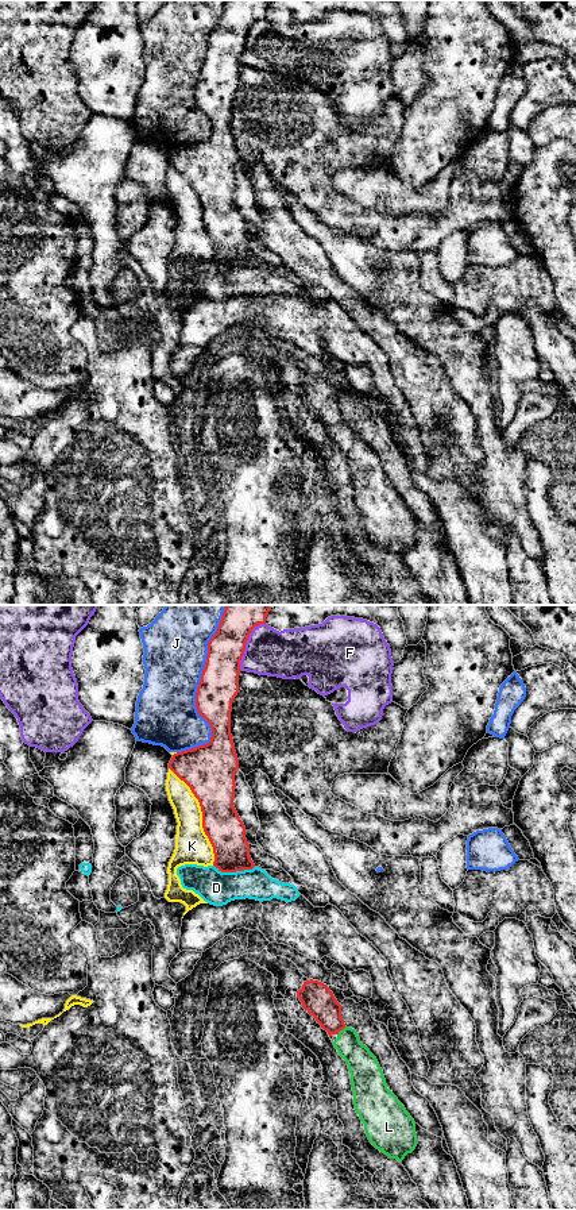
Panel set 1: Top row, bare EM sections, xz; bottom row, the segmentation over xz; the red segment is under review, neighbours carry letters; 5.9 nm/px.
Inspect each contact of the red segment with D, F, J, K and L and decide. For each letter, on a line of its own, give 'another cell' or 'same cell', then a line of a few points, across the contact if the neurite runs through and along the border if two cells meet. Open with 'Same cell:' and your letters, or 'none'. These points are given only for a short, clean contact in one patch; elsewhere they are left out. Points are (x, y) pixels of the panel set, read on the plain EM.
Same cell: L
D: another cell
F: another cell | xz (265, 18), (261, 18), (250, 29), (240, 56), (240, 65)
J: another cell
K: another cell
L: same cell | xz (316, 392), (329, 413), (340, 424), (362, 459)

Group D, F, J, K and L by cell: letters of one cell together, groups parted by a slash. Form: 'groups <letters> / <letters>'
groups D / F / J / K / L

